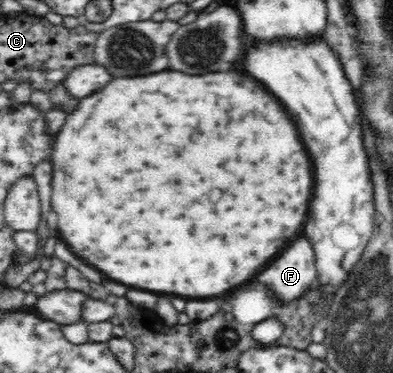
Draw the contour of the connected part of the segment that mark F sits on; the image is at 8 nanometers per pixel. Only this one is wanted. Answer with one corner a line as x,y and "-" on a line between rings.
305,238
293,248
285,248
283,254
259,274
259,282
267,284
282,304
303,297
317,283
317,278
314,249

